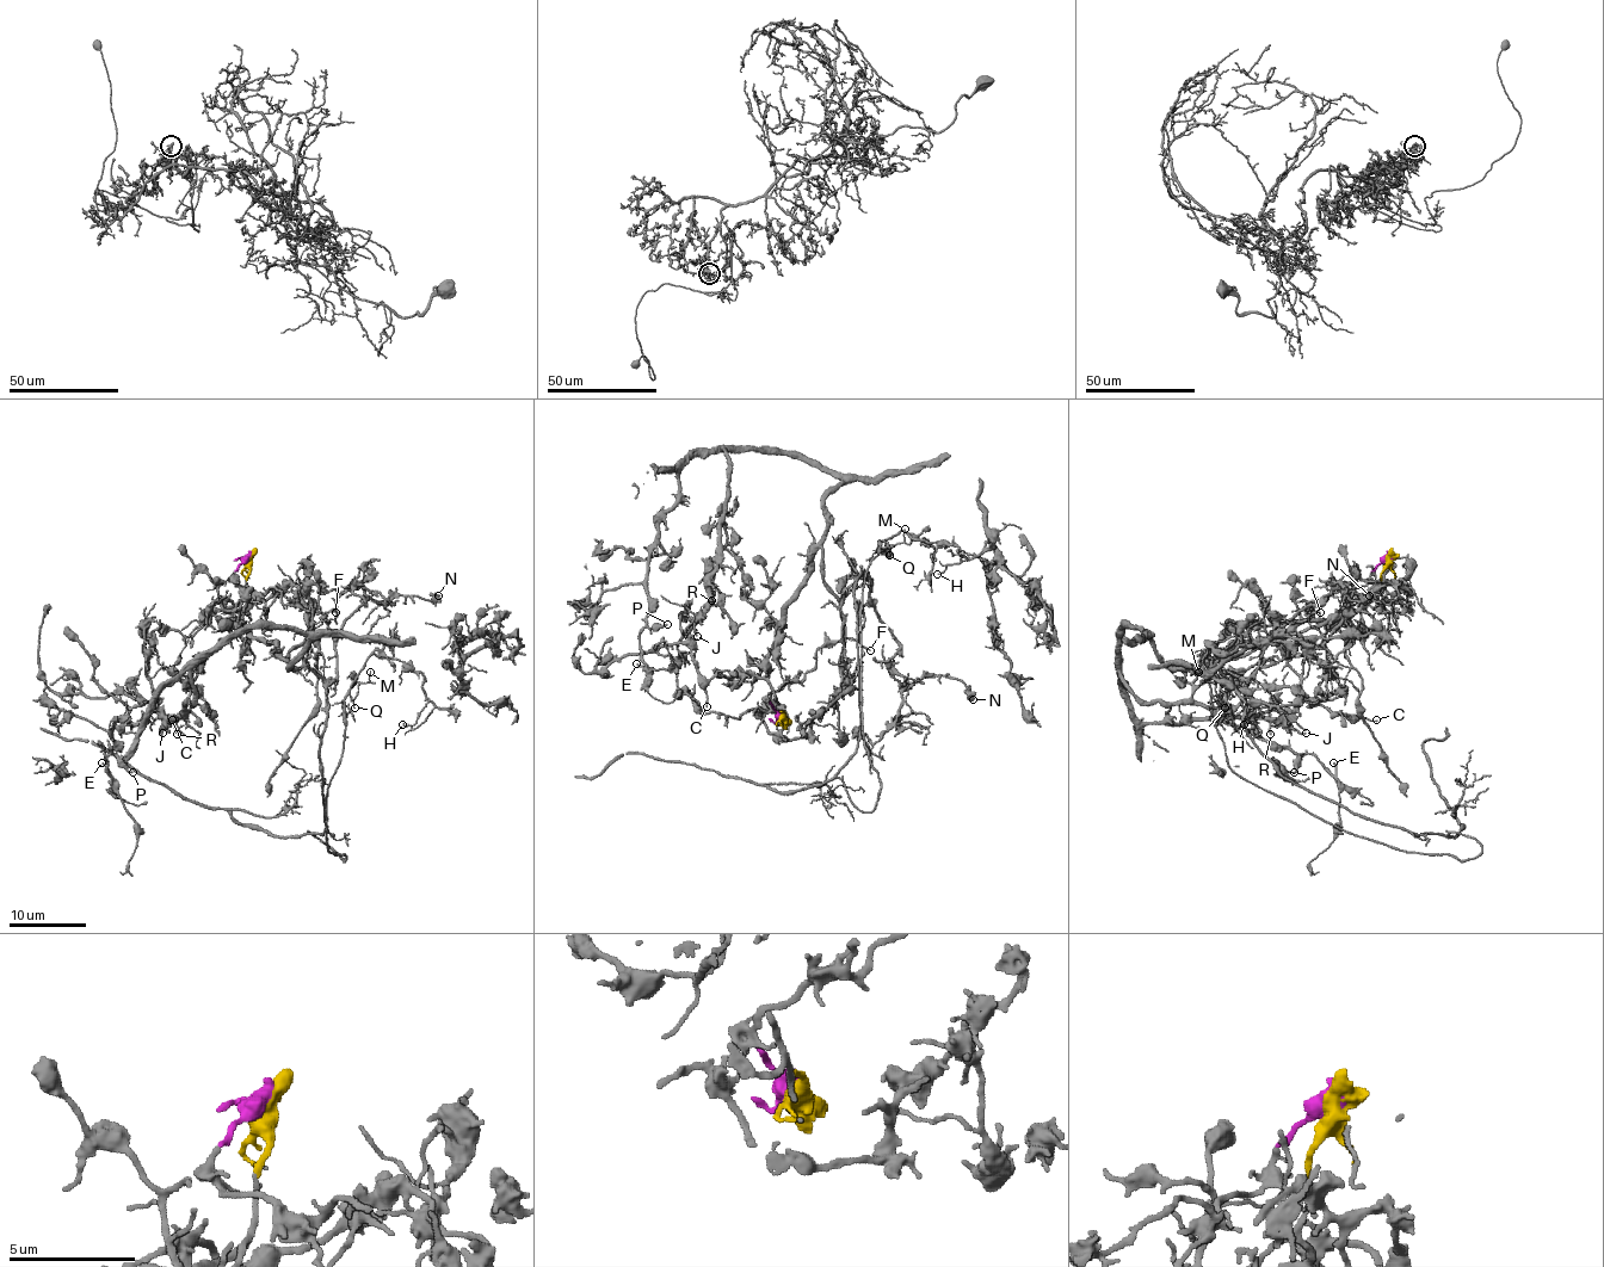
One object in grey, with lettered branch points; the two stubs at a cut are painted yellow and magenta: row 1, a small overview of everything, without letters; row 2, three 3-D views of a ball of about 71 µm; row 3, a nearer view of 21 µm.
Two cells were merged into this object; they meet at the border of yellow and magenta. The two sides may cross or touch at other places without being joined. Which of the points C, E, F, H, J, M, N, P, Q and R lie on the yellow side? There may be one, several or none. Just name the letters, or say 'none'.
C, E, J, P, R

